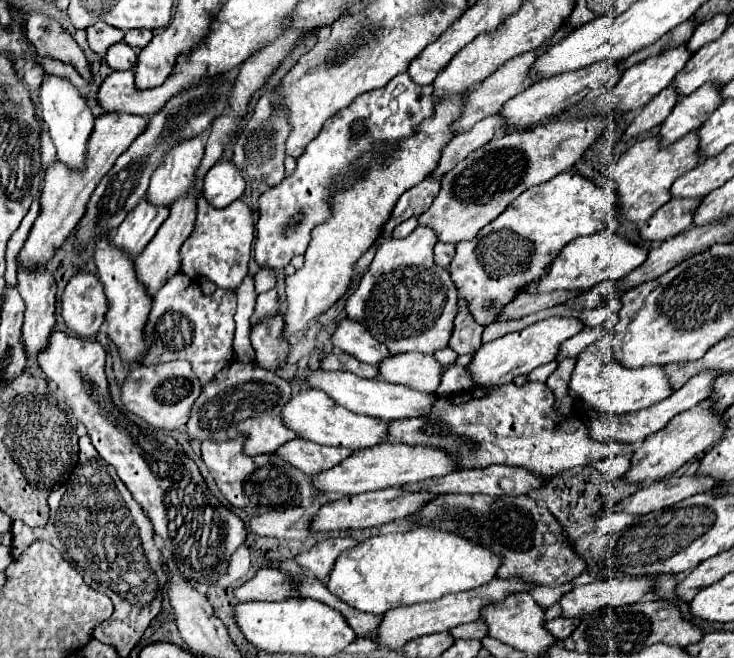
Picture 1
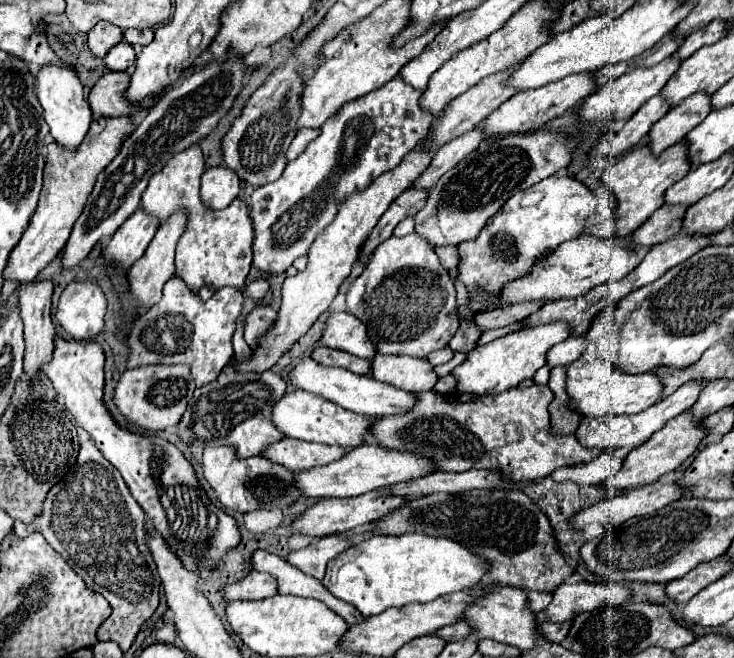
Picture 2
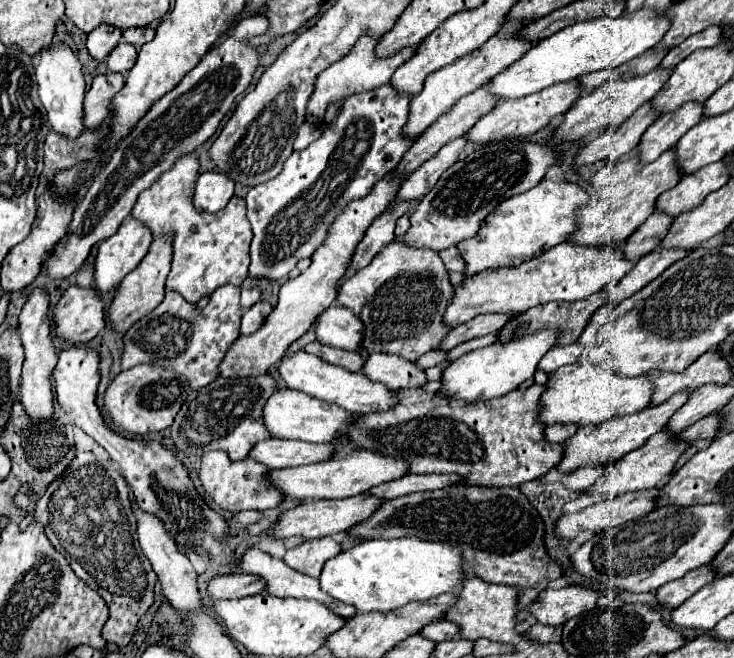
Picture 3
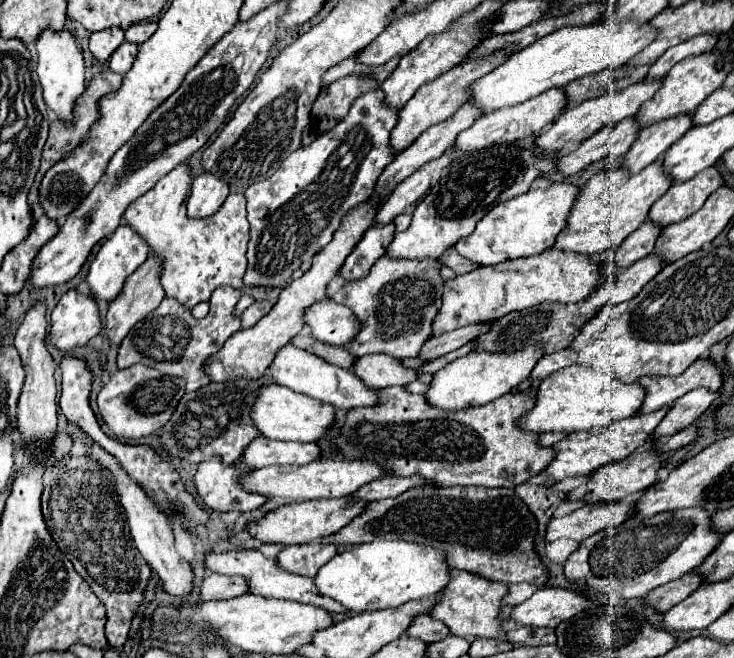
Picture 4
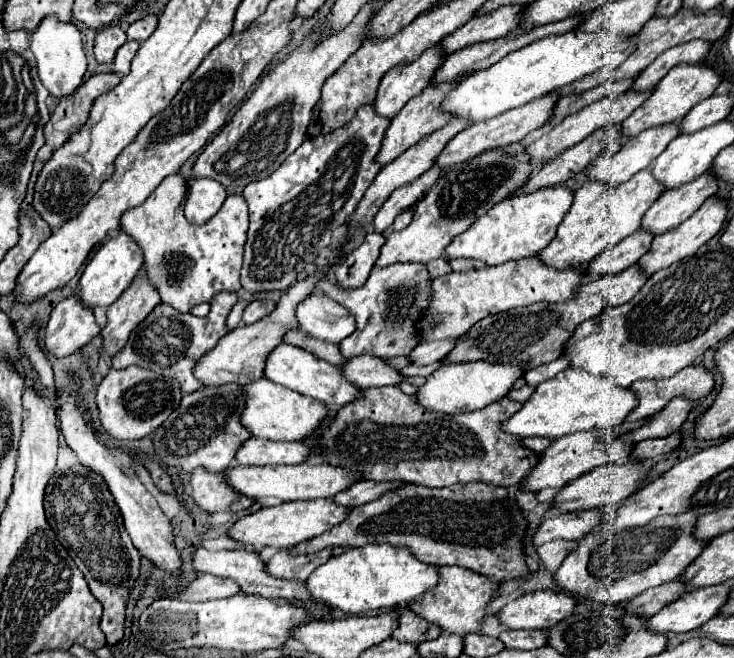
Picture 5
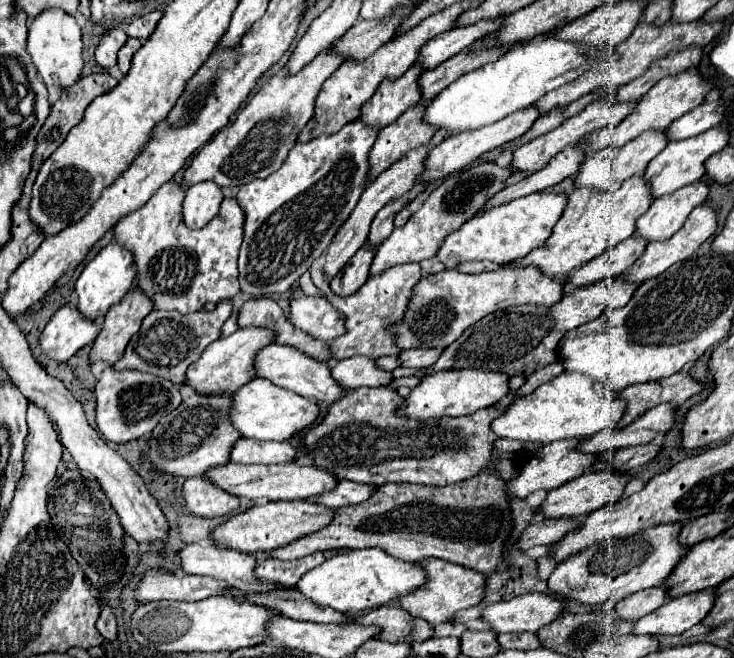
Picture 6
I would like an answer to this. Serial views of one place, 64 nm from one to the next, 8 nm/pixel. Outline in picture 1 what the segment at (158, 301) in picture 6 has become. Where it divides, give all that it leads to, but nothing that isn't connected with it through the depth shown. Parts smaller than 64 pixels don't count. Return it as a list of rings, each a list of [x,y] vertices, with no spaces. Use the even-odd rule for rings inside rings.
[[[196,136],[172,148],[160,168],[150,178],[150,188],[146,198],[154,206],[170,208],[174,198],[182,198],[190,192],[200,162],[204,158],[204,138]],[[204,196],[196,198],[196,208],[198,214],[194,230],[180,248],[180,272],[184,272],[190,280],[202,276],[214,282],[218,288],[236,290],[248,274],[248,260],[252,252],[254,222],[250,208],[242,200],[236,200],[226,208],[214,208]]]

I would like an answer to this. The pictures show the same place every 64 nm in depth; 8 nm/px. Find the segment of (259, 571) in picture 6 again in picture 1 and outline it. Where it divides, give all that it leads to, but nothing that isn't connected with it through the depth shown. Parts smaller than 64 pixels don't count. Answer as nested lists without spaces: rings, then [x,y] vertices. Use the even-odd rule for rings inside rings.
[[[328,538],[324,542],[314,544],[310,550],[300,552],[298,556],[294,556],[294,560],[302,570],[308,570],[310,574],[314,574],[314,578],[318,578],[322,582],[322,580],[326,580],[338,554],[356,544],[358,542],[354,538]]]

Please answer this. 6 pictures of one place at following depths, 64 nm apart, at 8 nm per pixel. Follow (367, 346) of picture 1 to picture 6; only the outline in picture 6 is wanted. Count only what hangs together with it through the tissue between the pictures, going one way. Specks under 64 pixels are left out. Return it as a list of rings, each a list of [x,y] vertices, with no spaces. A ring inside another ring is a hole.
[[[294,296],[288,306],[288,320],[294,328],[322,342],[344,334],[344,316],[324,296]]]

